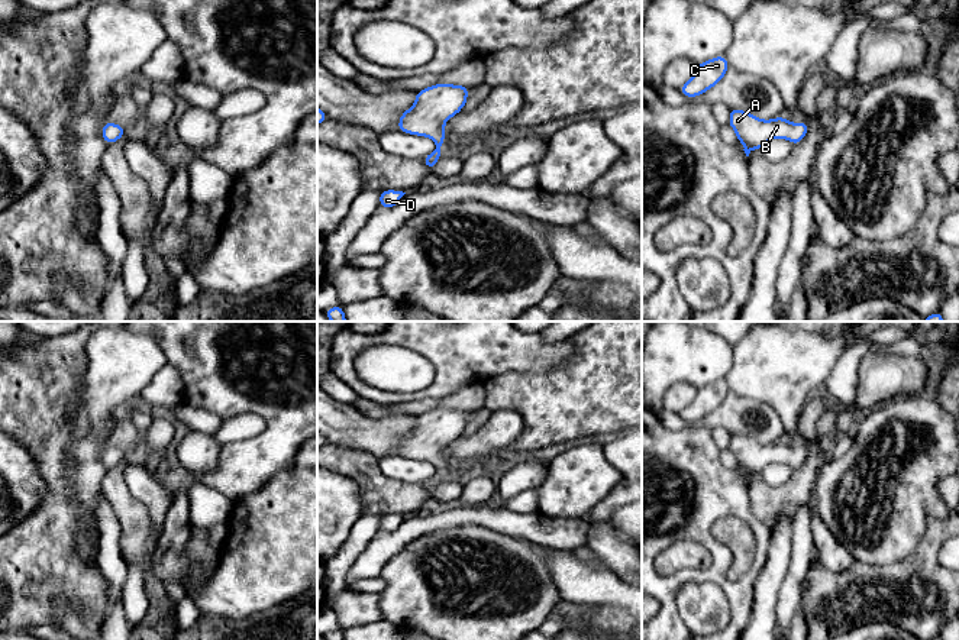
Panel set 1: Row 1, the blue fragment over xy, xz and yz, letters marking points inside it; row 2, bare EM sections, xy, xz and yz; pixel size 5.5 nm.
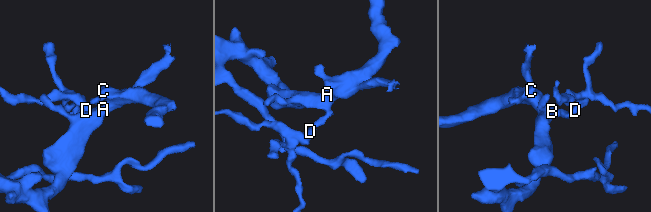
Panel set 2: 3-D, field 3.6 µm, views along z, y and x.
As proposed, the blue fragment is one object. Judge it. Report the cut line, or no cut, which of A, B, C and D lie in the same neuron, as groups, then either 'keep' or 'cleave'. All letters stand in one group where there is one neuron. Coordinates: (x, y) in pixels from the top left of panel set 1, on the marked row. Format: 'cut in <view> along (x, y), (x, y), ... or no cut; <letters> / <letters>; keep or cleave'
no cut; A B C D; keep

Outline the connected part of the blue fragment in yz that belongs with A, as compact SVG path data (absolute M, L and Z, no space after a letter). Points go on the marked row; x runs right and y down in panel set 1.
M730 109L729 125L736 132L739 142L746 146L743 149L746 156L749 156L752 149L762 149L762 146L768 140L776 139L776 138L787 139L794 145L800 143L803 140L803 138L807 135L807 129L808 129L807 122L790 123L782 116L776 117L776 119L771 119L771 120L761 120L755 114L750 114L750 113L743 111L743 110L736 110L736 109Z

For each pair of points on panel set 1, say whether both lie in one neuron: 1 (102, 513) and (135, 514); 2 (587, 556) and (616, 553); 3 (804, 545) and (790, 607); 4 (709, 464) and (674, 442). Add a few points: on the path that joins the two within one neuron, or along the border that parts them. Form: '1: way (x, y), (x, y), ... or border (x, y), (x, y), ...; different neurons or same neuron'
1: border (103, 494), (119, 523), (120, 546); different neurons
2: border (585, 545), (609, 568); different neurons
3: way (800, 561), (790, 591); same neuron
4: way (700, 464), (696, 464), (683, 451); same neuron

